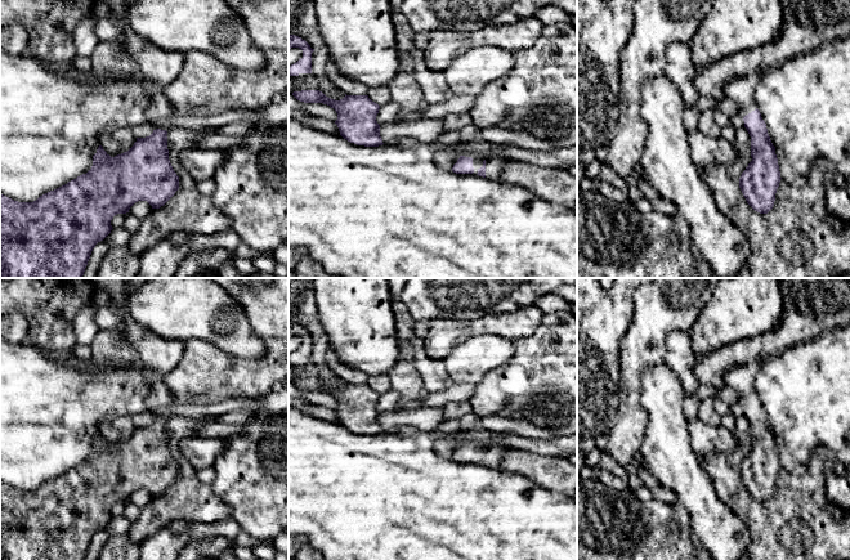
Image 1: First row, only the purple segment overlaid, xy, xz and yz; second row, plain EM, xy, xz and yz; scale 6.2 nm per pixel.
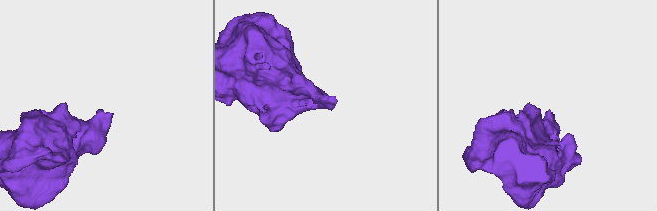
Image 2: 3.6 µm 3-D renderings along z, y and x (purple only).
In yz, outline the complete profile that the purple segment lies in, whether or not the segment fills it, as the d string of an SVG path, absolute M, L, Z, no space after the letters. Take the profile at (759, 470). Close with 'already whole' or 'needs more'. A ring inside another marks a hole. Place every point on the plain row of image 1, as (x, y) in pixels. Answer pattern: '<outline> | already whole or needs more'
M753 360L744 366L734 366L724 373L722 380L725 386L738 393L739 403L751 425L752 449L739 466L739 476L755 499L768 502L774 494L782 466L775 435L755 389L755 376L760 363Z | needs more

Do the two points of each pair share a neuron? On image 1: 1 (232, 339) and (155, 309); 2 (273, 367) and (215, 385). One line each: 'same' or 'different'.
1: same
2: same

